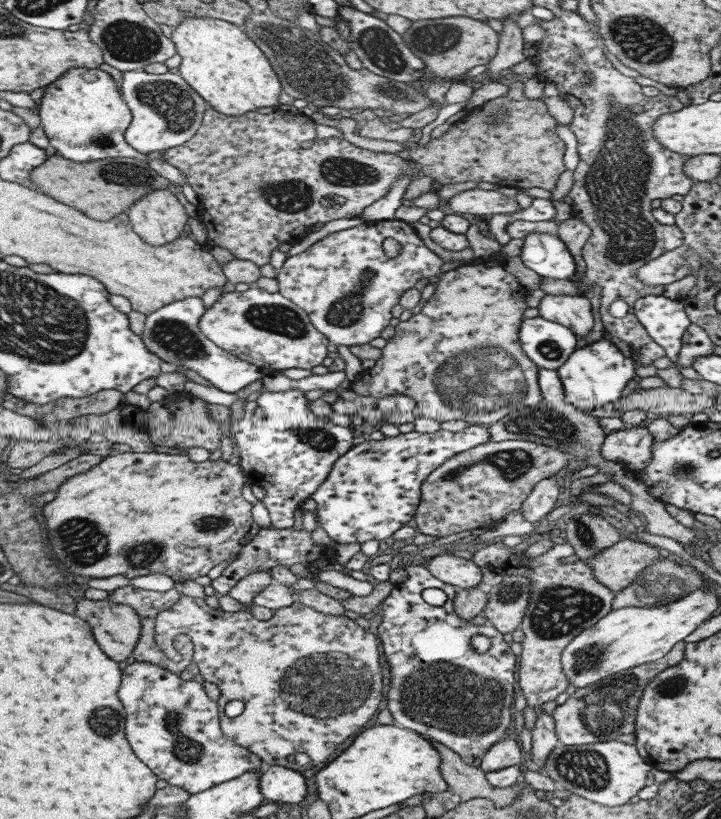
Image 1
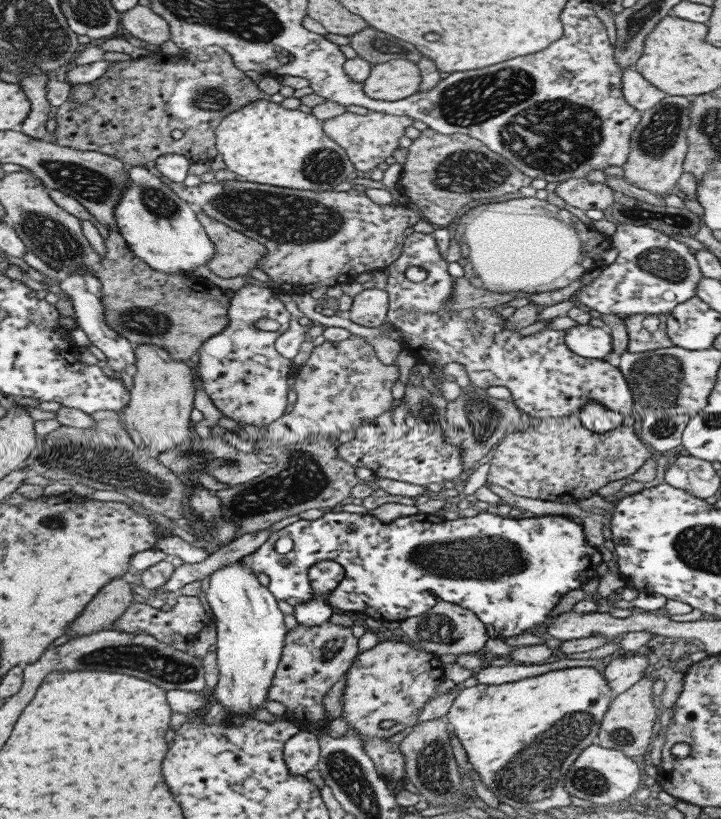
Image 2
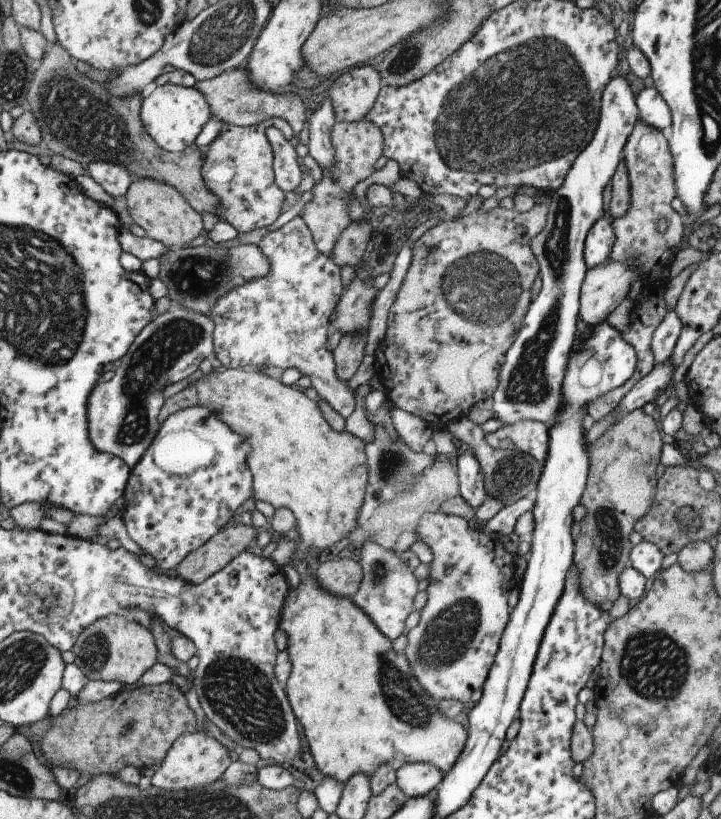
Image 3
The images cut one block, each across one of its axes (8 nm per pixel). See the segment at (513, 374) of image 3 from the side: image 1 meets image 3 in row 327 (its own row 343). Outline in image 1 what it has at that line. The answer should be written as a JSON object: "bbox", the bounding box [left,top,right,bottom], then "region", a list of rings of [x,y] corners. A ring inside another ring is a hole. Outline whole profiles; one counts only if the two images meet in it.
{"bbox":[518,317,581,371],"region":[[[541,317],[523,318],[518,329],[523,353],[538,369],[557,371],[581,344],[566,326]]]}

